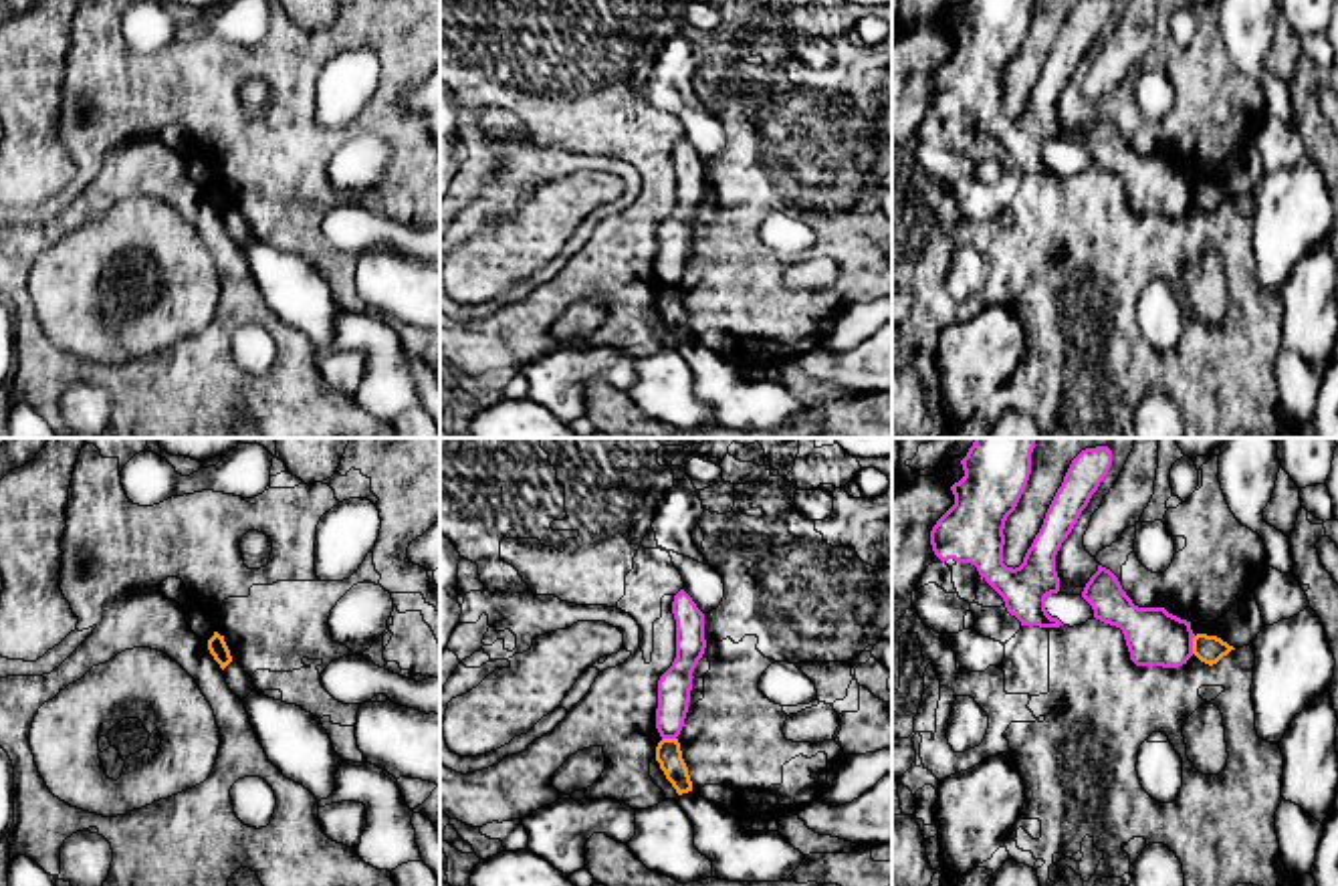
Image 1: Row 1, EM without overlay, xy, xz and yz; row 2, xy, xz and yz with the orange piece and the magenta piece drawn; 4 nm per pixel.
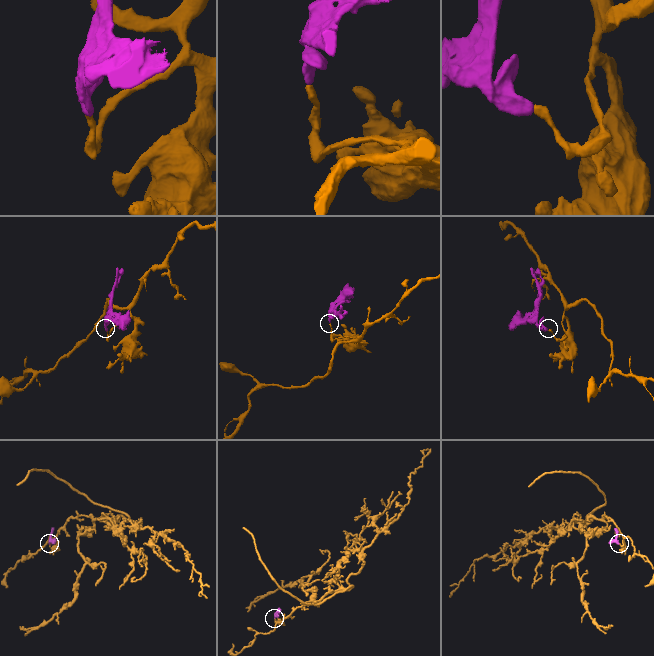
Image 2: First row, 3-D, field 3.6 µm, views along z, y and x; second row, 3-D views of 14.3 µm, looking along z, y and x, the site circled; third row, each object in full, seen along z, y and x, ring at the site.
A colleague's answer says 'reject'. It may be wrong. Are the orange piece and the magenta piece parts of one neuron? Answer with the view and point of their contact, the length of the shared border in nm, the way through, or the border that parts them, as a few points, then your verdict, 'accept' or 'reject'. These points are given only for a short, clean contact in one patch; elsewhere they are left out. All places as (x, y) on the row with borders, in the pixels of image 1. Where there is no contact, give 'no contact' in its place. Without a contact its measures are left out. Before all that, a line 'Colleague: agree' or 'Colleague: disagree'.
Colleague: agree
yz (1193, 644) | 70 nm | along yz (1195, 636), (1191, 652) | reject

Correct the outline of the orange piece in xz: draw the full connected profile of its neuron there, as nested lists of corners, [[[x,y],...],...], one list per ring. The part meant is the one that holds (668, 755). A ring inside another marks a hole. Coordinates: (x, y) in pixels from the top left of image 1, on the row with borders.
[[[662,739],[656,747],[656,761],[678,795],[692,791],[678,739]]]

